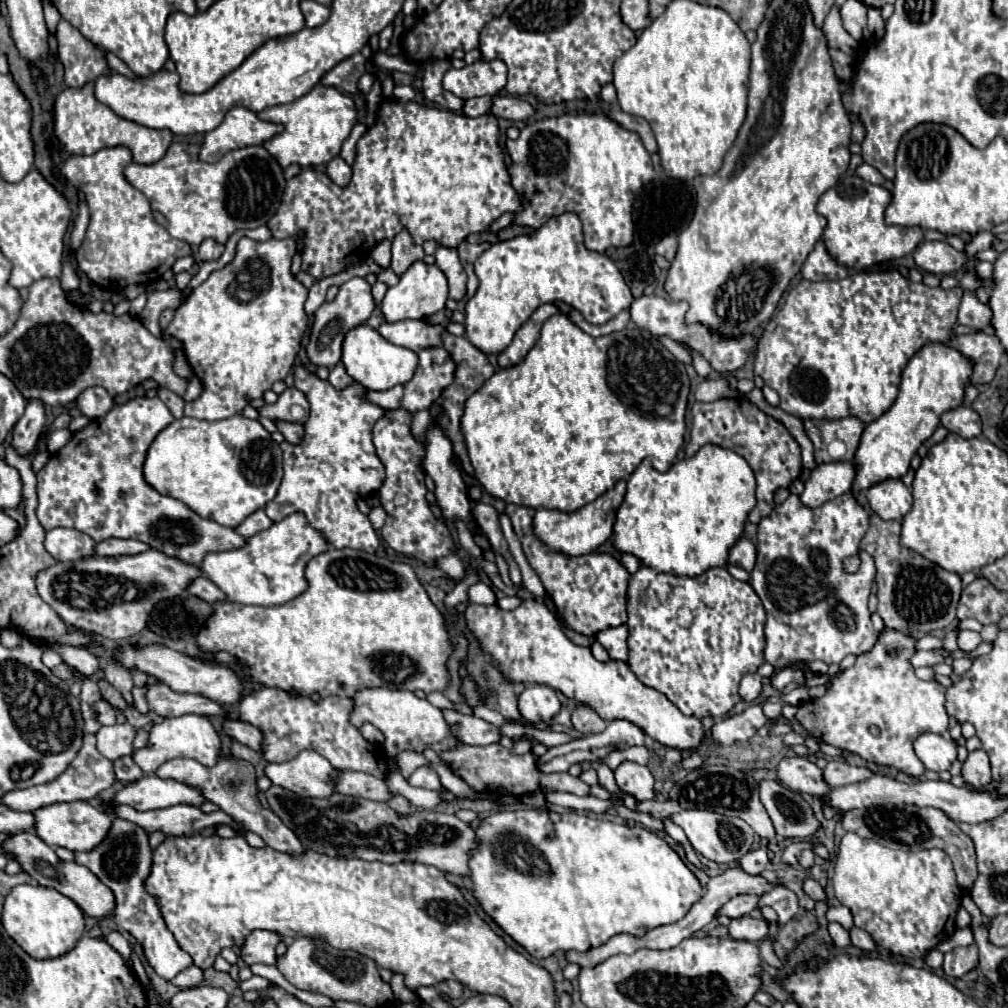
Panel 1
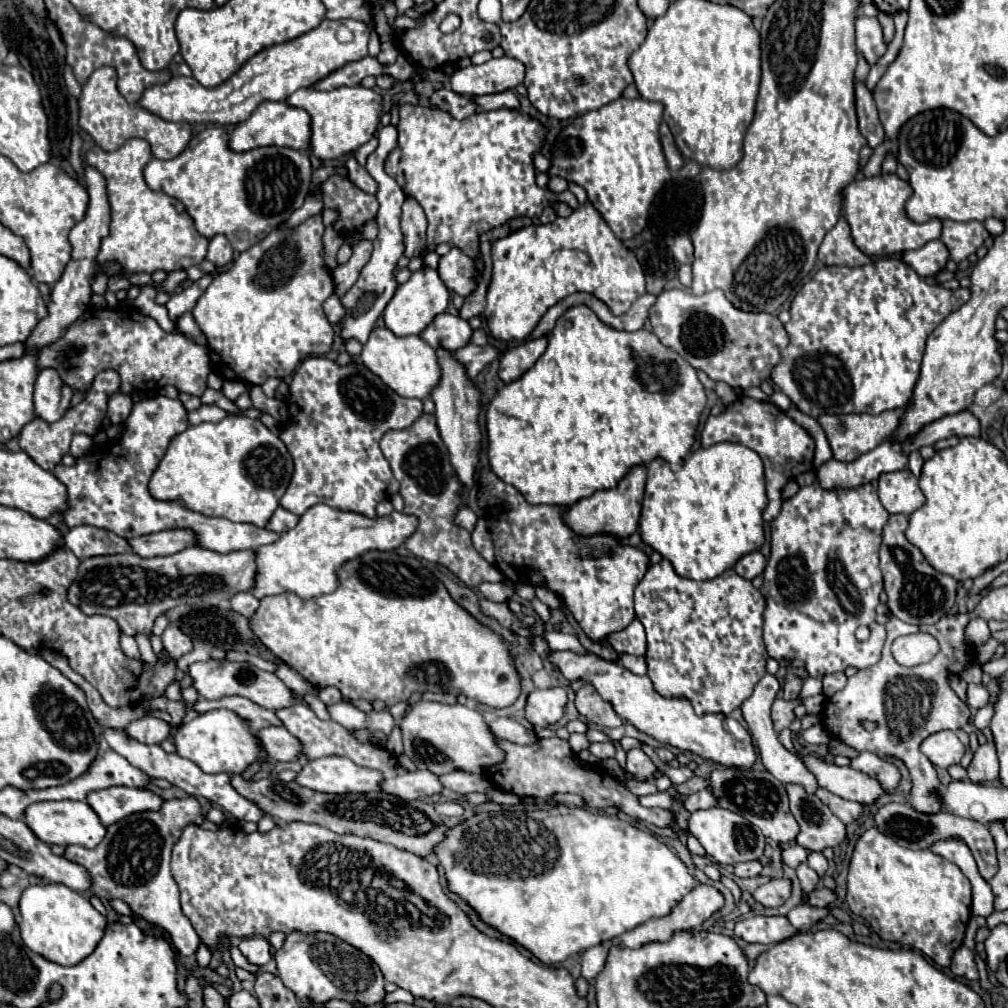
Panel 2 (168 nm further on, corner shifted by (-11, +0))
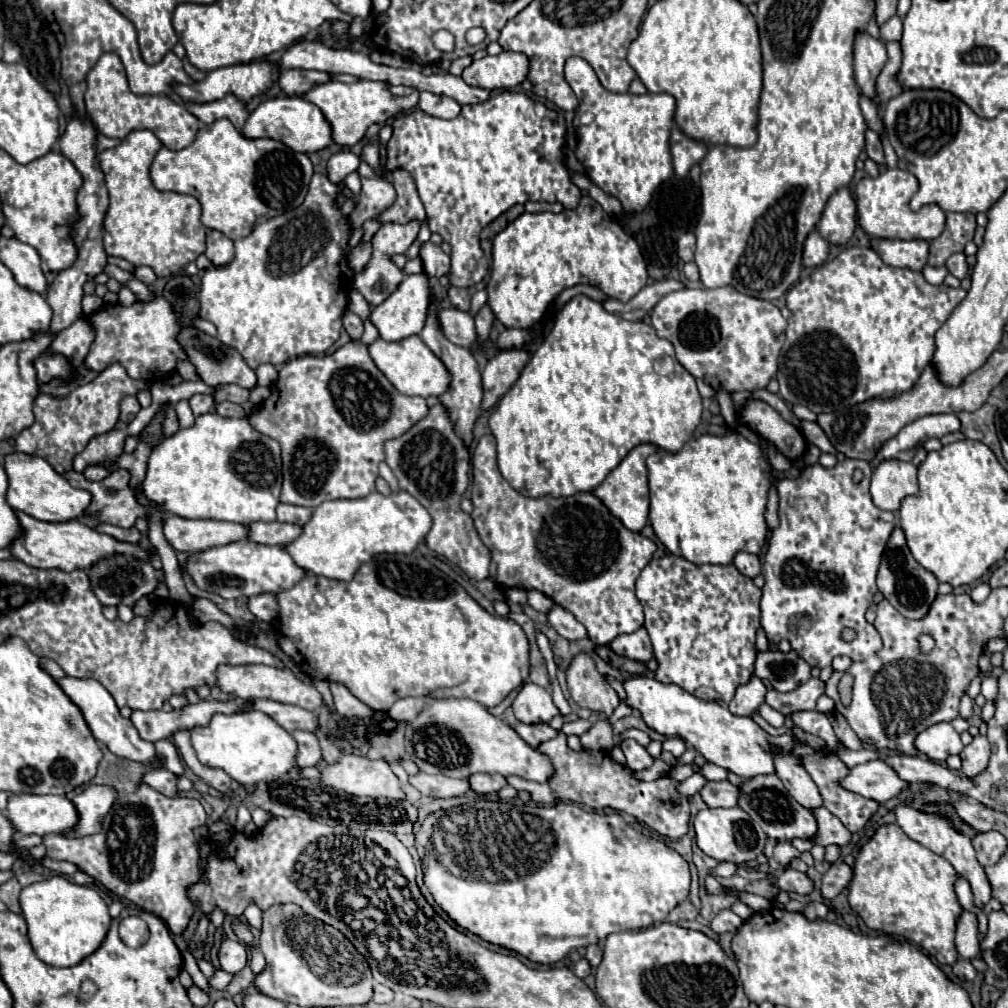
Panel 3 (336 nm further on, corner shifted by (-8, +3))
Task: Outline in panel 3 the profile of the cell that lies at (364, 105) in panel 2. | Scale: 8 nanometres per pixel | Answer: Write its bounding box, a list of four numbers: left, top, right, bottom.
[303,80,419,146]

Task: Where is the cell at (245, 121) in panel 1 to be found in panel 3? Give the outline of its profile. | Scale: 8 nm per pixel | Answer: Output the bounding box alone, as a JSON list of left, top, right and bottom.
[241,96,331,152]

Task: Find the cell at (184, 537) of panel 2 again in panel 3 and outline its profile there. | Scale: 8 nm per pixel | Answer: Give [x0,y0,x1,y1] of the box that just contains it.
[163,514,247,552]

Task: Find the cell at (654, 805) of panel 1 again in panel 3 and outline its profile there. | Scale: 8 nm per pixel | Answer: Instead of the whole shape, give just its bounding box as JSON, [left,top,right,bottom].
[701,780,737,808]

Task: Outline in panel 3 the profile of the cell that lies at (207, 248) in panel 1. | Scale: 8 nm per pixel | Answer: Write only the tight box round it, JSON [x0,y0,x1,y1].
[205,230,233,266]

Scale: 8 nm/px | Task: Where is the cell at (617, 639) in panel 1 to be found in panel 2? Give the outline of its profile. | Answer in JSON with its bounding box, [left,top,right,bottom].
[608,619,646,655]

